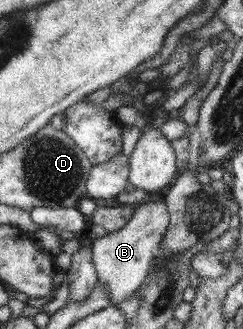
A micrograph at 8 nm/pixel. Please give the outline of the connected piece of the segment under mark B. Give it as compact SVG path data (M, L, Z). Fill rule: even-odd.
M144 201L134 208L134 215L127 225L104 237L93 237L92 263L96 267L98 279L104 285L114 306L128 299L149 276L155 253L161 245L169 225L168 211L163 201Z

